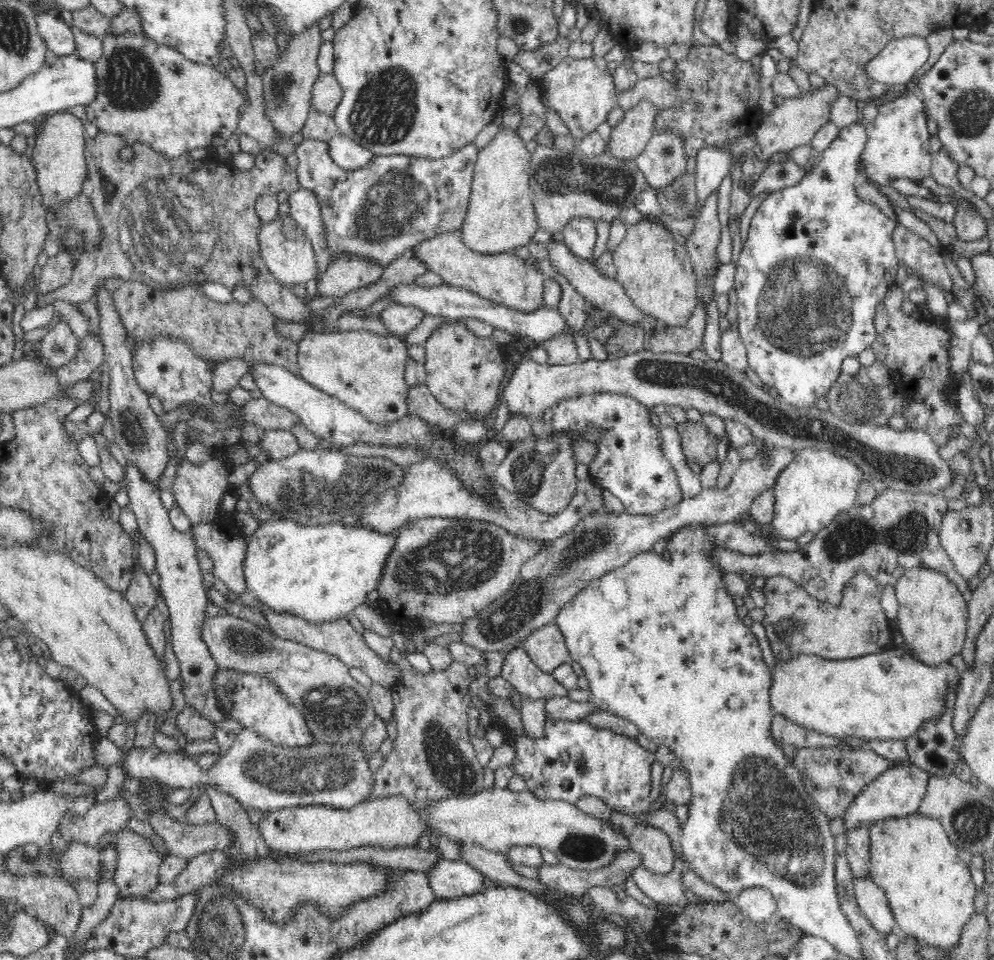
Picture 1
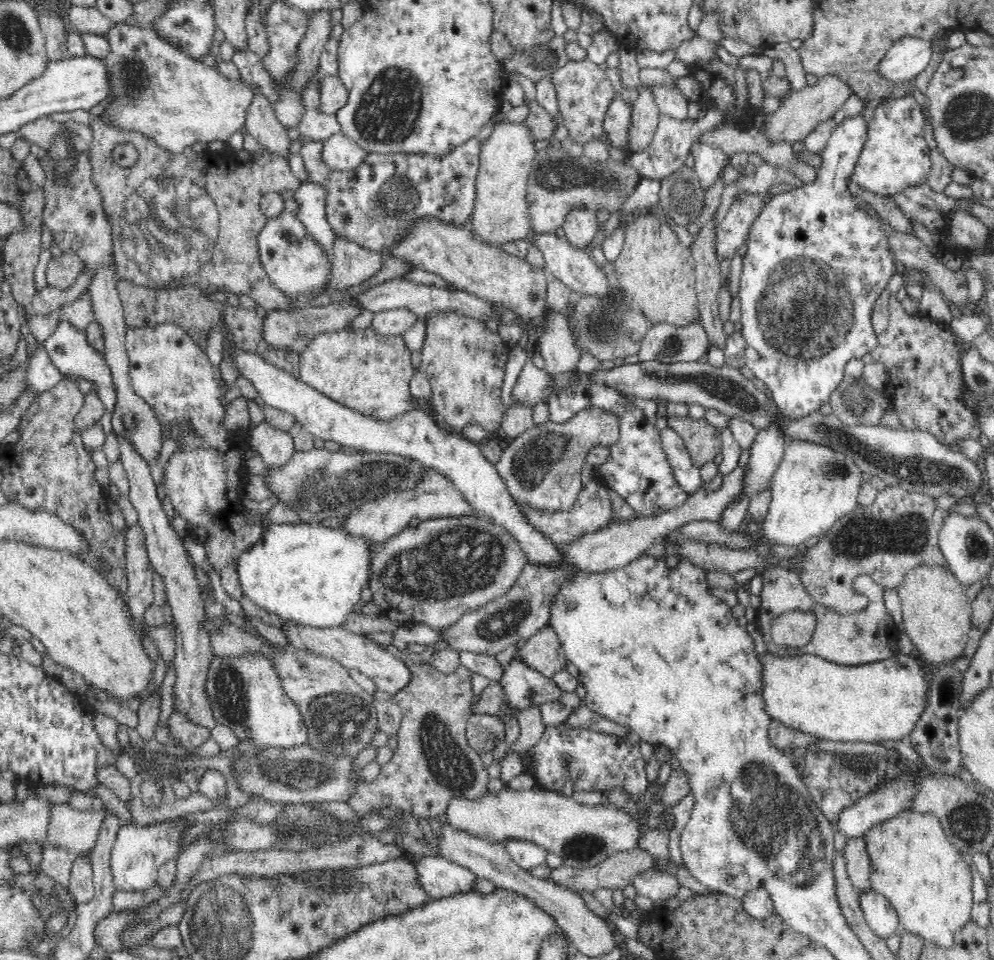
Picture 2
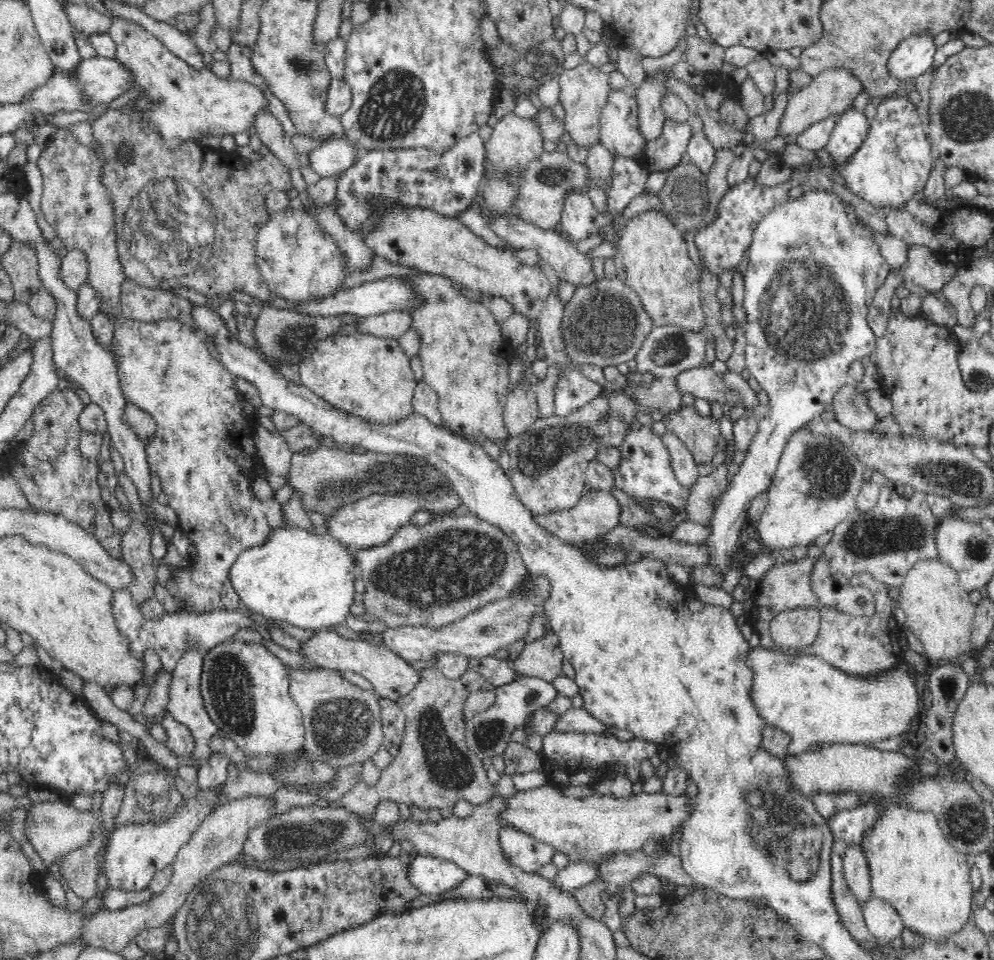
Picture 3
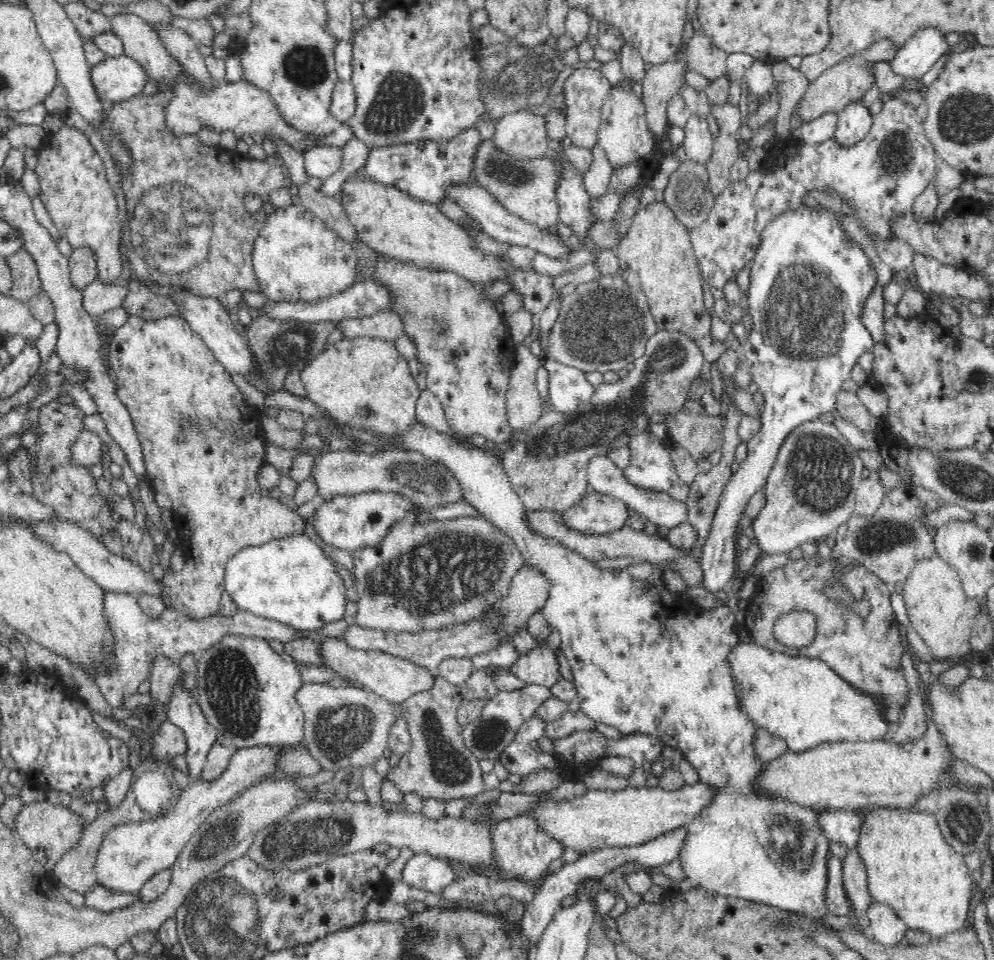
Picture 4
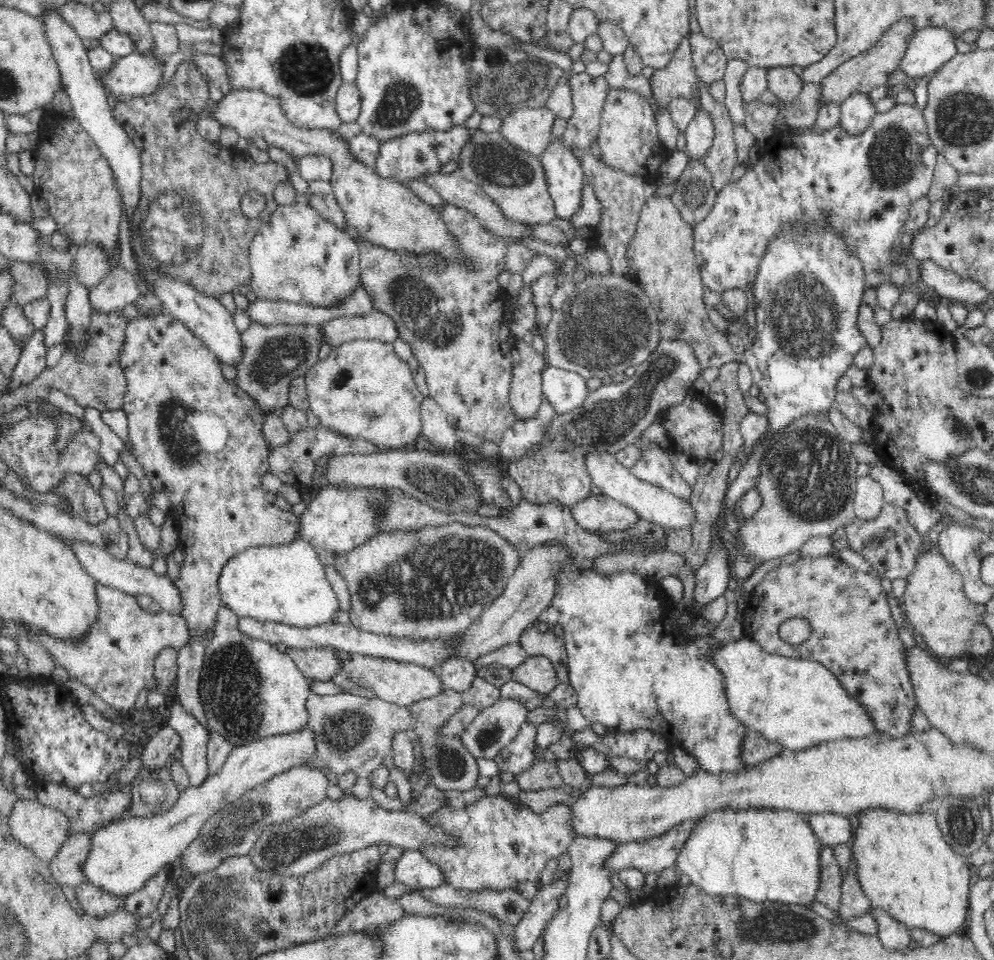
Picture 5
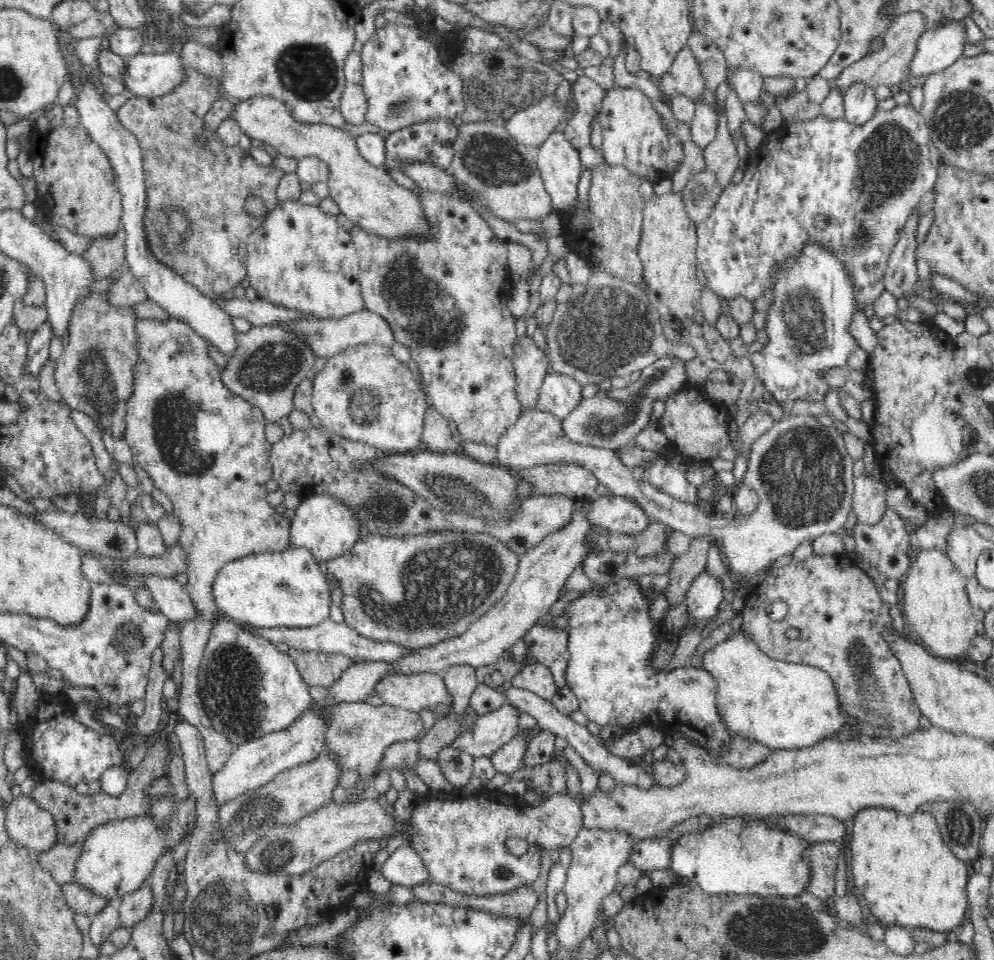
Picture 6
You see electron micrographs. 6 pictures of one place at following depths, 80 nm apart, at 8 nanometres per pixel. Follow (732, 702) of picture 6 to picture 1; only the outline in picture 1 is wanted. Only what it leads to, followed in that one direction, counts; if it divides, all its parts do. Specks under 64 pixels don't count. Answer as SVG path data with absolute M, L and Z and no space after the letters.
M896 651L858 657L857 659L825 659L818 655L795 655L787 660L776 660L770 670L770 707L776 715L784 715L792 723L848 741L905 740L913 736L923 722L942 714L944 705L940 696L946 690L946 682L959 684L956 667L950 662L928 666L912 653L896 656Z

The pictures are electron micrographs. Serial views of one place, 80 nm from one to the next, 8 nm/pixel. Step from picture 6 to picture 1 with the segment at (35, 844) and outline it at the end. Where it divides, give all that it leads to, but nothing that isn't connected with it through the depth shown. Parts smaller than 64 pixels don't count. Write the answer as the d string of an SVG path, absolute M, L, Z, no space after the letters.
M118 797L101 807L95 804L84 816L76 816L72 810L66 810L56 822L54 830L59 838L62 838L62 842L69 845L84 843L94 847L98 845L98 840L104 836L104 832L118 833L125 828L124 822L128 822L130 817L128 804Z

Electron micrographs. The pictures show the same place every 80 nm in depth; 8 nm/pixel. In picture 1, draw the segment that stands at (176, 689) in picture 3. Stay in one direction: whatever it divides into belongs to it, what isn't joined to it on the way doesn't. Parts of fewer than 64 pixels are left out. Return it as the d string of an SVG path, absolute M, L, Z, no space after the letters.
M126 462L125 470L127 481L125 490L130 499L129 505L137 518L139 532L145 543L152 547L156 557L154 570L160 575L161 592L169 608L171 642L180 667L181 691L185 702L194 708L194 711L198 711L200 717L206 721L214 724L224 721L224 713L218 708L218 699L212 689L212 678L217 664L201 635L207 618L205 614L208 599L206 589L202 586L202 572L196 559L197 546L192 533L190 530L185 533L178 532L172 527L168 517L169 512L160 501L160 492L156 484L152 484L133 462Z

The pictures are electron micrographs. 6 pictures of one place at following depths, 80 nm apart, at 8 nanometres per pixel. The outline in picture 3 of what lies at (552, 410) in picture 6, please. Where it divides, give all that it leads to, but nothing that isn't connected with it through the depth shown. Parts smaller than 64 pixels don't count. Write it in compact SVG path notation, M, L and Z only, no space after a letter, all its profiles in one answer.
M576 365L562 368L554 387L555 414L558 416L568 416L603 392L602 385L584 377L581 368Z

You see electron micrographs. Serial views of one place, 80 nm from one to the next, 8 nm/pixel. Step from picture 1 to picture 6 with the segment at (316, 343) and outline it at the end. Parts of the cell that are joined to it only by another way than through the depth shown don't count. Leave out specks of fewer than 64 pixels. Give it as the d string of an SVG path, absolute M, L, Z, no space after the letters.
M378 344L348 347L344 352L330 357L314 376L311 403L322 427L344 438L362 441L387 454L406 454L420 450L428 398L419 392L412 371L392 355L390 347Z

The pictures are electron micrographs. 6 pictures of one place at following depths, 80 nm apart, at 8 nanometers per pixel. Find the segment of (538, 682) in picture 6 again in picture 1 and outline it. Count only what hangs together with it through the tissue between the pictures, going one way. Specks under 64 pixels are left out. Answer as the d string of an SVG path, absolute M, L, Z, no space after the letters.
M550 622L532 631L522 644L526 654L538 668L548 674L564 663L571 664L570 653L566 650L558 625Z

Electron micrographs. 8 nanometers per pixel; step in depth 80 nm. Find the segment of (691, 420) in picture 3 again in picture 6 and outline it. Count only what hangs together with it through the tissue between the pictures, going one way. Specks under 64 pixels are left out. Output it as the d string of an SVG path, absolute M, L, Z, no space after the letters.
M699 385L687 386L668 396L665 402L666 412L657 423L664 431L667 442L674 442L675 448L678 448L681 454L686 454L694 460L712 459L712 456L716 457L720 450L728 446L727 424L733 420L728 405L712 401Z

